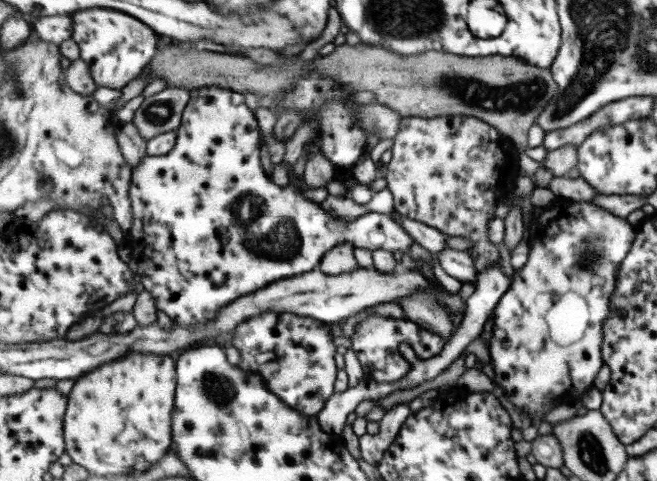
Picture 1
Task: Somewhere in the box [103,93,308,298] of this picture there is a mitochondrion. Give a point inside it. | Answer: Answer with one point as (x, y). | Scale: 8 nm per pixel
(157, 113)

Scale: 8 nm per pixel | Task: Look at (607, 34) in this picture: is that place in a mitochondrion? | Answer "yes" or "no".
yes

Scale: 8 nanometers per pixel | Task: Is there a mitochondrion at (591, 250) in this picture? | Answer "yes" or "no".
yes

